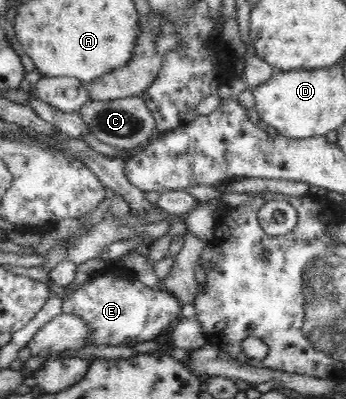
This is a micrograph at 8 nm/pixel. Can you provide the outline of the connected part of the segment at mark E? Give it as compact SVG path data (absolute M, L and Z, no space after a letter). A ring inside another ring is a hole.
M113 264L105 268L101 276L65 295L62 312L79 316L87 325L89 346L119 346L157 340L181 314L182 305L171 293L152 290L139 280L129 278L119 264Z

